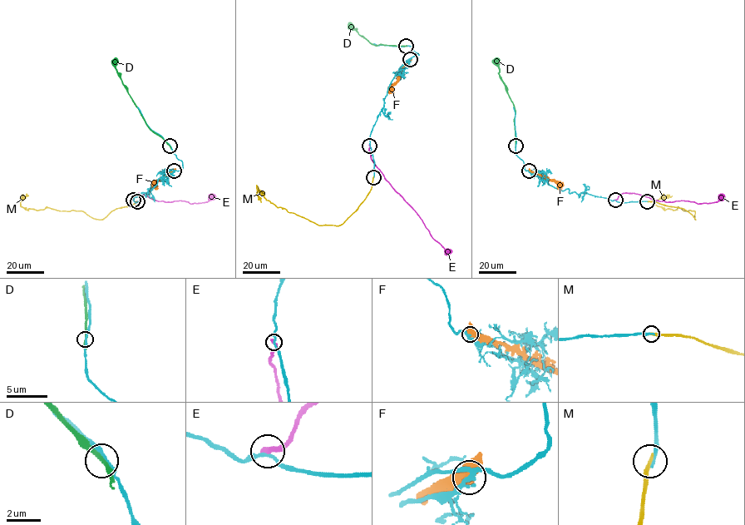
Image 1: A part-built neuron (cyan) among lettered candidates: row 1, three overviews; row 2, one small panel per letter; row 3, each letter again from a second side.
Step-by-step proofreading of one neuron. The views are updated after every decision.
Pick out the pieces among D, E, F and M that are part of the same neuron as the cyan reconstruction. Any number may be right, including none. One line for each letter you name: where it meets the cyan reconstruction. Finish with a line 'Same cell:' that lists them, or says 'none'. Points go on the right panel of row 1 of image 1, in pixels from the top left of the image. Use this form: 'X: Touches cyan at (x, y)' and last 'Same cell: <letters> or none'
M: Touches cyan at (647, 201)
Same cell: M

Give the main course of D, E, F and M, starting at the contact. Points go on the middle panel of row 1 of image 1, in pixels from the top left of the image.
D: (406, 46), (373, 45), (350, 25)
E: (369, 145), (371, 160), (384, 178), (448, 254)
F: (410, 59), (391, 88), (393, 94)
M: (373, 176), (365, 198), (338, 225), (316, 225), (277, 207), (256, 185), (261, 202)

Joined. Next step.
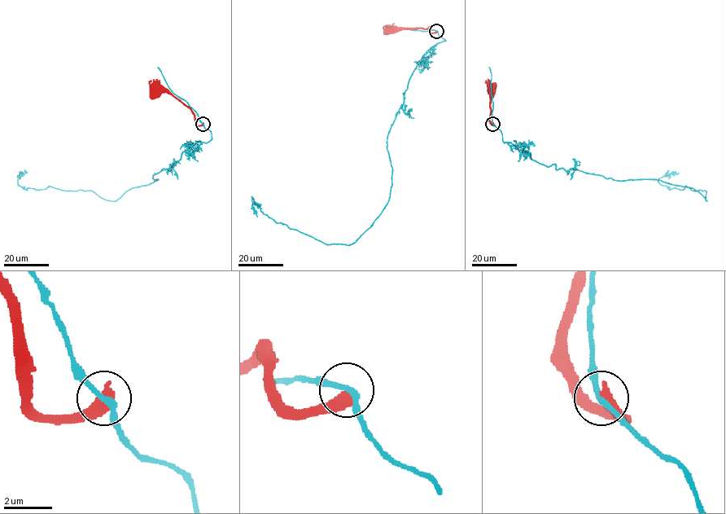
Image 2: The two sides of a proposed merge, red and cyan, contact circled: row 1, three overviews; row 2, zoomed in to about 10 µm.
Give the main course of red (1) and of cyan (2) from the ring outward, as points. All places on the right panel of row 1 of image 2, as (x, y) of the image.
1: (493, 124), (489, 120), (492, 90)
2: (493, 124), (504, 142), (557, 169), (662, 181), (692, 187), (706, 200), (706, 191), (658, 182), (679, 173)

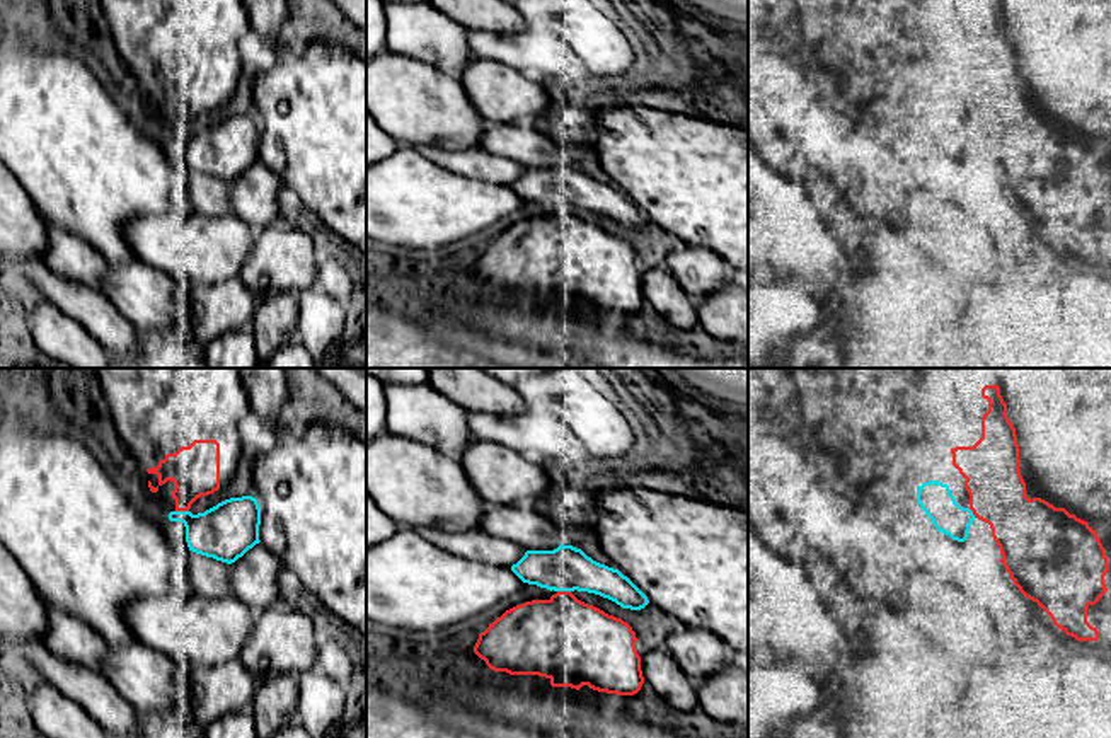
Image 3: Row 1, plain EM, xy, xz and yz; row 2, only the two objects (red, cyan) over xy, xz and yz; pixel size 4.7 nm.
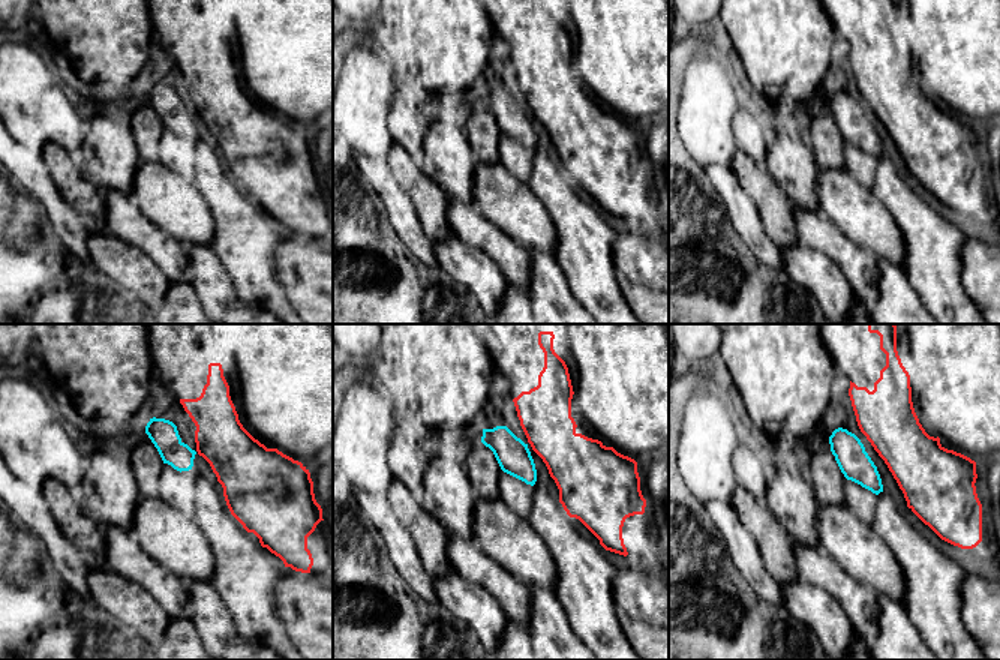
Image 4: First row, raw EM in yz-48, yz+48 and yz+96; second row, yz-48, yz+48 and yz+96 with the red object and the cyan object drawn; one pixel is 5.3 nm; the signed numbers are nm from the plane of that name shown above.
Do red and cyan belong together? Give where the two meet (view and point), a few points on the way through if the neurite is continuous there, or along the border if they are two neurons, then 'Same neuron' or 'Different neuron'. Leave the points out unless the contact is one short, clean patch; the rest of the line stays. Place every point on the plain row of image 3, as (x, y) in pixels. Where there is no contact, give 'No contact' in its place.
Touches red at xy (183, 128). Different neuron

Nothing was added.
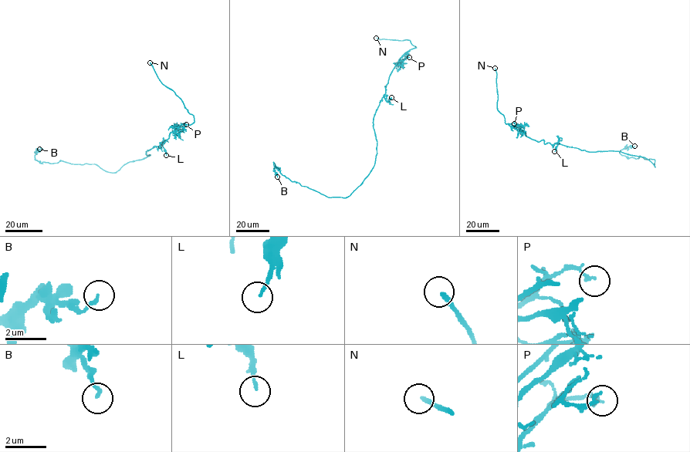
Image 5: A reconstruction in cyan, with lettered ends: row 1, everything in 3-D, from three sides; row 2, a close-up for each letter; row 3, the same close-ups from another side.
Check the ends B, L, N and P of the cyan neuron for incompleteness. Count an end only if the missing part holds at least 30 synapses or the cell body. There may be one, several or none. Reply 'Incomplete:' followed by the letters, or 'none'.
Incomplete: N

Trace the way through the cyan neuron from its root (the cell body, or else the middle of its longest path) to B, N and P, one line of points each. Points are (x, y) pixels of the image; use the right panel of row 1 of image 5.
B: (593, 152), (615, 151), (640, 156), (655, 166), (654, 159), (627, 158), (620, 153), (634, 146)
N: (593, 152), (558, 143), (545, 143), (542, 140), (532, 139), (525, 132), (506, 124), (497, 109), (495, 68)
P: (593, 152), (532, 139), (520, 129), (521, 126), (514, 123)

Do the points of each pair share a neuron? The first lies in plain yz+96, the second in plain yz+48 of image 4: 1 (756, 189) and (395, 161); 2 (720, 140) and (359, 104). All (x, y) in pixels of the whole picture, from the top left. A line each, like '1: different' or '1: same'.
1: same
2: same

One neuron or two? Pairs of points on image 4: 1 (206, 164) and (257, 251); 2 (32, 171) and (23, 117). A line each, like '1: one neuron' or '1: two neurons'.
1: one neuron
2: two neurons

